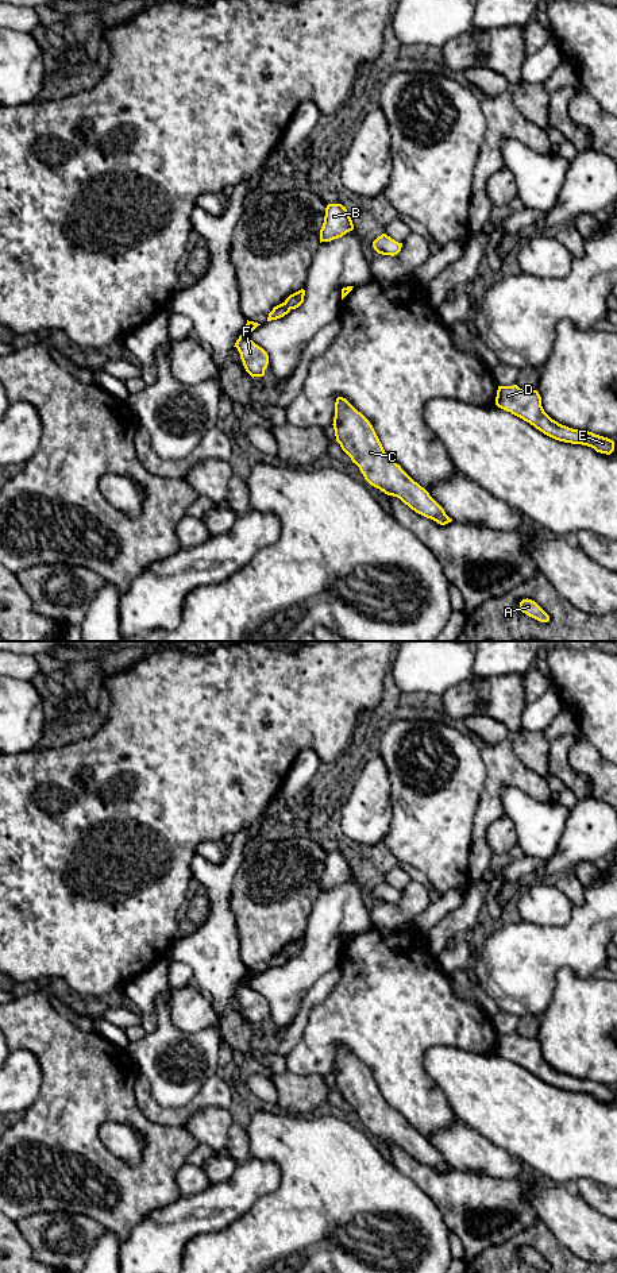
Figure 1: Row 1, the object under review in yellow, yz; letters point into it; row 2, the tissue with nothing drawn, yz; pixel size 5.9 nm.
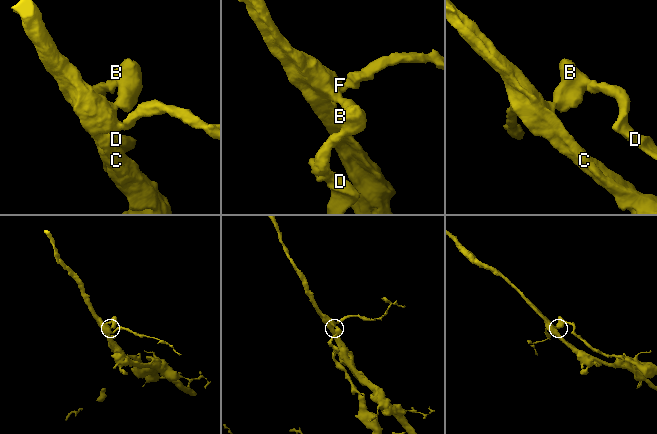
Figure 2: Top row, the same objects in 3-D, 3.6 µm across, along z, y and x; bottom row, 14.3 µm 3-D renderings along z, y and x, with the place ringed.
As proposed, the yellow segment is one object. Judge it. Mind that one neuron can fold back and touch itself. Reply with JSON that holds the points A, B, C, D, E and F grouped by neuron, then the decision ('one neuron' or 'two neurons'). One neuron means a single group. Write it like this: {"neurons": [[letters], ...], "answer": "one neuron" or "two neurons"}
{"neurons": [["A", "C", "F"], ["B", "D", "E"]], "answer": "two neurons"}

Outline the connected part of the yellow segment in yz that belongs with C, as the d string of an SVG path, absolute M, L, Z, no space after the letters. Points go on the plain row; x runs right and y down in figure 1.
M343 1045L336 1046L332 1073L336 1089L371 1134L400 1146L440 1173L452 1169L429 1141L385 1100L370 1069Z

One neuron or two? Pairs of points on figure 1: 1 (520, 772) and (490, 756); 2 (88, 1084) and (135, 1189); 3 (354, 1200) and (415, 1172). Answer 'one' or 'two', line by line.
1: one
2: one
3: two

